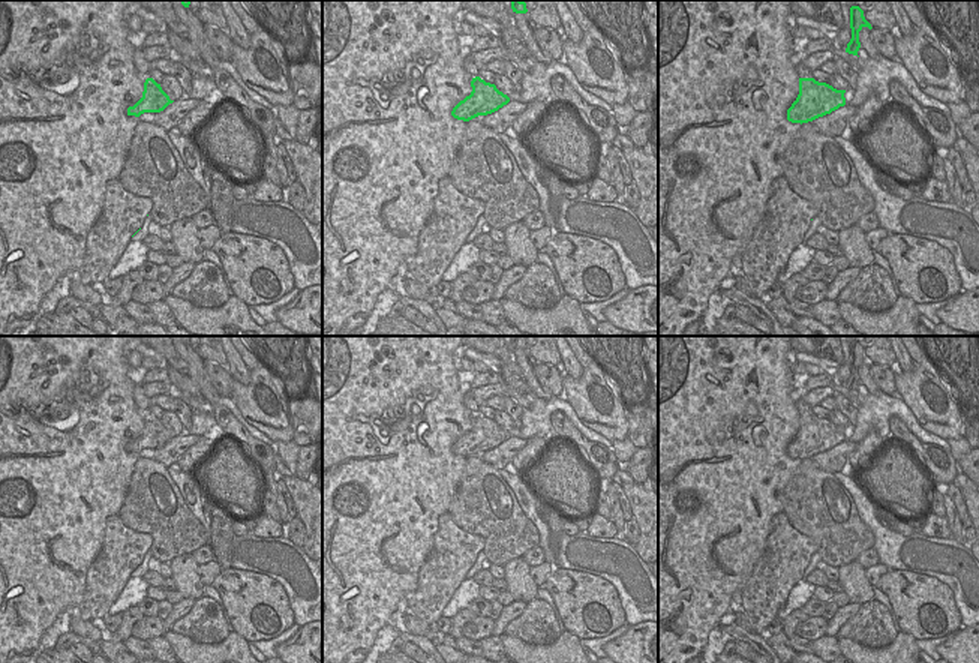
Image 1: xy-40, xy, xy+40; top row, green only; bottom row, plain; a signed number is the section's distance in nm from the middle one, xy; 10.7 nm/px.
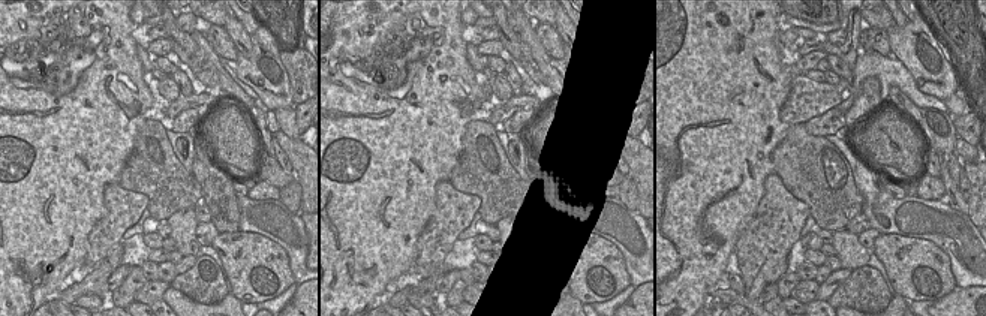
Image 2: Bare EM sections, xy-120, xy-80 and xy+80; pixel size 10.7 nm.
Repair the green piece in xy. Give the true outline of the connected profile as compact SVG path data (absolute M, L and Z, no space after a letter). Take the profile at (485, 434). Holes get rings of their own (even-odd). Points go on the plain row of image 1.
M480 412L472 414L471 423L471 430L451 447L457 456L469 458L478 452L492 450L510 438L510 434L499 428L495 420L486 418Z

